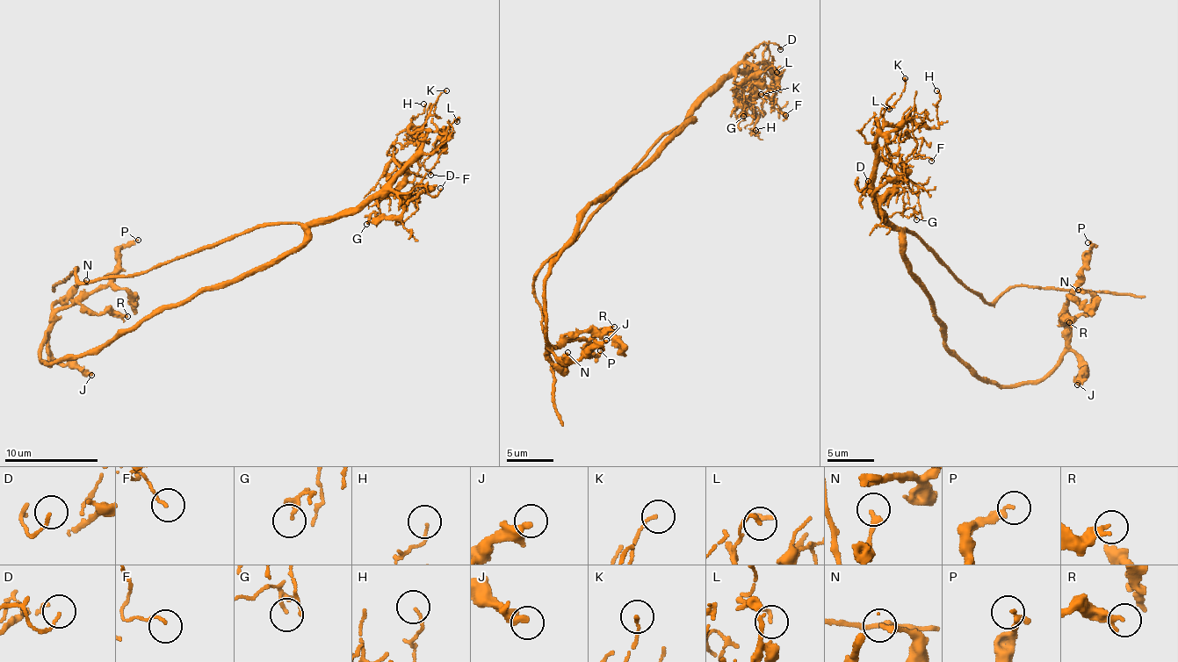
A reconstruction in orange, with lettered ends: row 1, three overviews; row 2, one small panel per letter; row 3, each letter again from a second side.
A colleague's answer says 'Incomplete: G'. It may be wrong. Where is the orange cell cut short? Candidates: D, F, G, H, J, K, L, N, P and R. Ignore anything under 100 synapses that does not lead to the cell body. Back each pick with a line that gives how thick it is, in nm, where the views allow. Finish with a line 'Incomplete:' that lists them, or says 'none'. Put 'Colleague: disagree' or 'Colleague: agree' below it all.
Incomplete: none
Colleague: disagree

